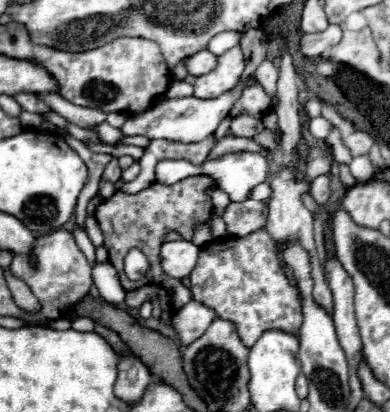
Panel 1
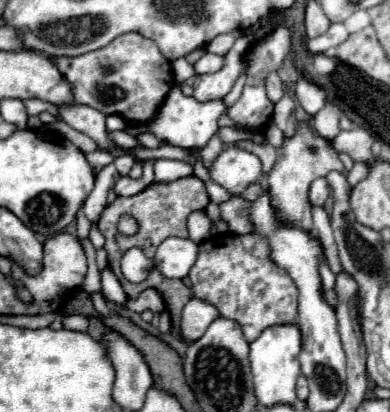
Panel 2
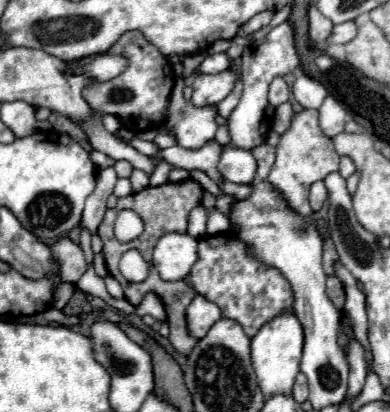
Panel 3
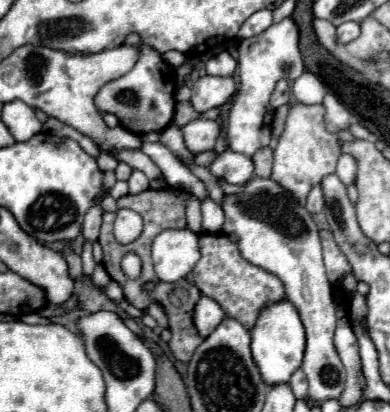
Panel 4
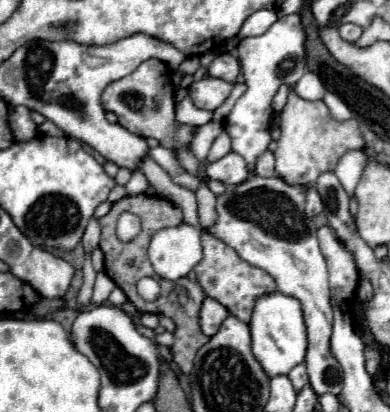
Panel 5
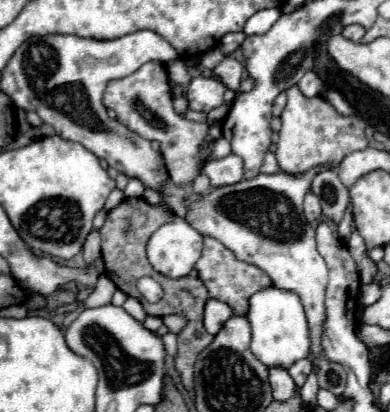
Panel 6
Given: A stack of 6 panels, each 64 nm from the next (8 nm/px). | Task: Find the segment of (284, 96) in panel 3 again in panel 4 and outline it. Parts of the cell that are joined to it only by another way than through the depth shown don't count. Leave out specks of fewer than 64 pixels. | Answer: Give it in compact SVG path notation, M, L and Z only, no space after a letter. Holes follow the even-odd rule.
M278 80L276 82L276 88L270 96L270 106L272 108L278 108L282 104L288 104L290 102L290 84L286 80Z

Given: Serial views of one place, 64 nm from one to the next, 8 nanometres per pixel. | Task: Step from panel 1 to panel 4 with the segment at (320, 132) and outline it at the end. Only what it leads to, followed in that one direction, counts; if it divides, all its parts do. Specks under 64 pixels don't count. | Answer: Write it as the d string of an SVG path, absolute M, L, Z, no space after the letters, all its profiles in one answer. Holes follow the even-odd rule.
M326 94L324 98L324 122L326 122L326 130L328 132L340 132L344 128L348 128L350 124L350 112L336 100L334 94Z

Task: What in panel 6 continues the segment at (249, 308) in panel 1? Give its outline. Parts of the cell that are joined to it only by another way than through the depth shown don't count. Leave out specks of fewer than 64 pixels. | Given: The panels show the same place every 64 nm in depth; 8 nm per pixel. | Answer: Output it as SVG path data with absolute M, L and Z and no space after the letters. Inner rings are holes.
M204 236L204 252L202 252L200 260L196 262L196 270L198 270L198 276L204 282L206 290L210 292L210 298L226 302L238 316L246 316L248 300L252 294L256 294L272 284L272 280L266 272L262 272L260 268L256 268L248 262L236 260L236 256L222 242L218 242L216 238L210 238L210 236Z

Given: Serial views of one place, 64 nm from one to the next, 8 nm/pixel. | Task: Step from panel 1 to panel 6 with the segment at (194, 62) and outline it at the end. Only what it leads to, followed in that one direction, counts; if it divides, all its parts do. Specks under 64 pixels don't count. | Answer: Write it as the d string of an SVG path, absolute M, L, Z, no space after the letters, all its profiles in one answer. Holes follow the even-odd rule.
M226 56L220 64L216 64L216 68L212 70L230 90L238 90L240 86L240 80L242 80L242 74L244 74L244 66L232 58L232 56Z

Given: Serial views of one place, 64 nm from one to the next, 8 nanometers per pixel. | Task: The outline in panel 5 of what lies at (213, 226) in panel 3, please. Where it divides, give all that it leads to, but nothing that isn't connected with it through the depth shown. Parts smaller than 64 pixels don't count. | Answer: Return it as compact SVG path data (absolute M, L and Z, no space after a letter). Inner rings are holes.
M202 182L202 186L196 192L198 198L198 214L200 214L200 226L206 230L216 224L218 212L216 212L216 196L208 190L208 186Z

